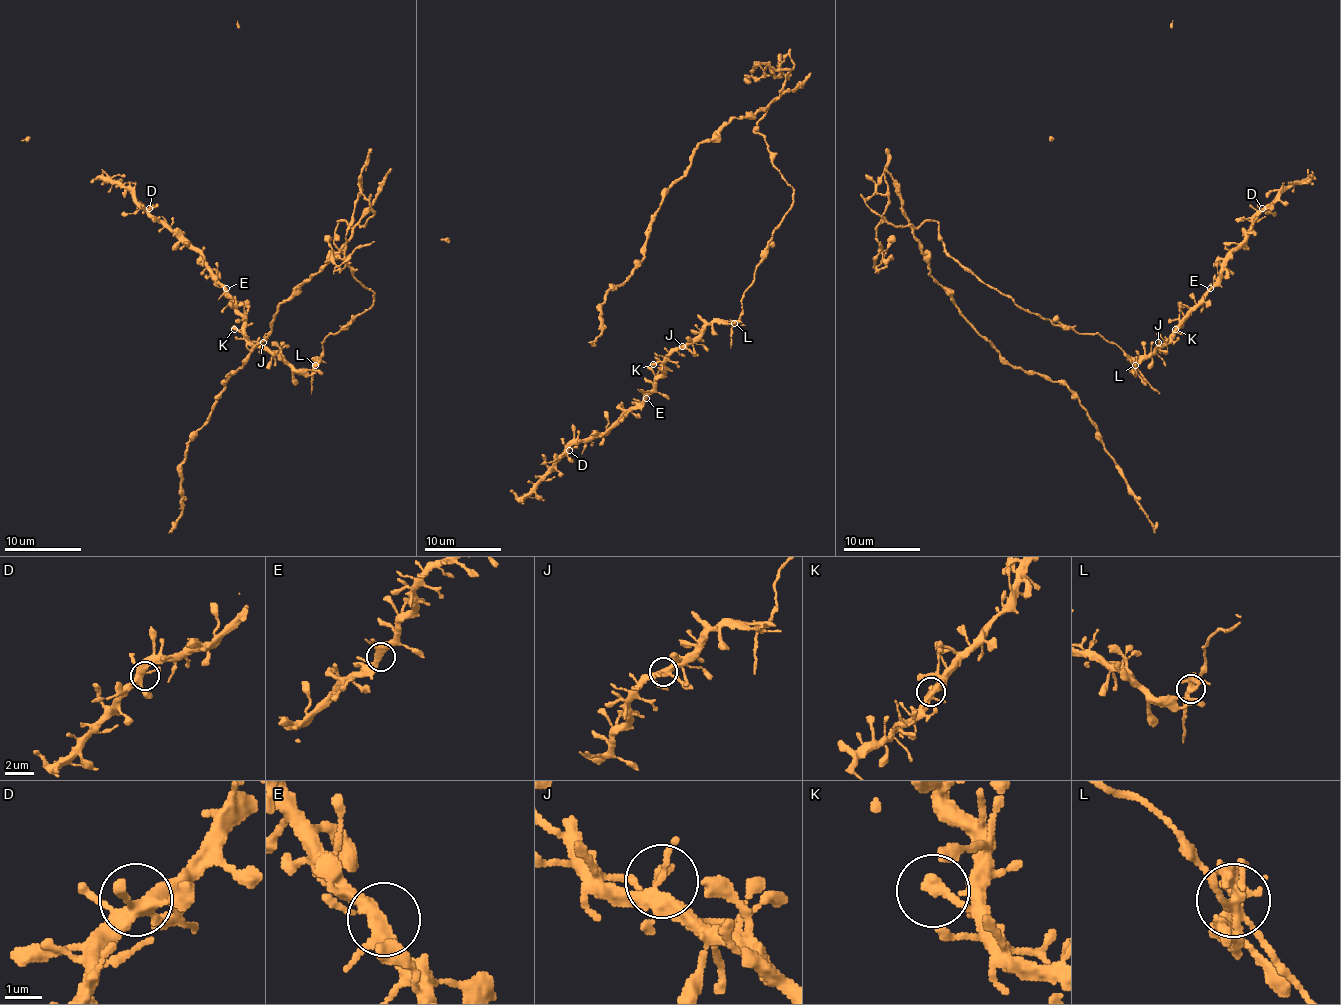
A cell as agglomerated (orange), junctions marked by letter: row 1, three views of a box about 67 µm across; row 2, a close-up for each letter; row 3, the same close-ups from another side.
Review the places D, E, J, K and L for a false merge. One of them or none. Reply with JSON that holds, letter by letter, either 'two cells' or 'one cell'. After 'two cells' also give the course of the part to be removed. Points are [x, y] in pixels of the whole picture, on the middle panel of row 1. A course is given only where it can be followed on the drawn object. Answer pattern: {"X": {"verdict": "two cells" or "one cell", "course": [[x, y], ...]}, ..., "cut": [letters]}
{"D": {"verdict": "one cell"}, "E": {"verdict": "one cell"}, "J": {"verdict": "one cell"}, "K": {"verdict": "one cell"}, "L": {"verdict": "two cells", "course": [[734, 323], [793, 201], [753, 130], [770, 101], [694, 151], [588, 343]]}, "cut": ["L"]}

